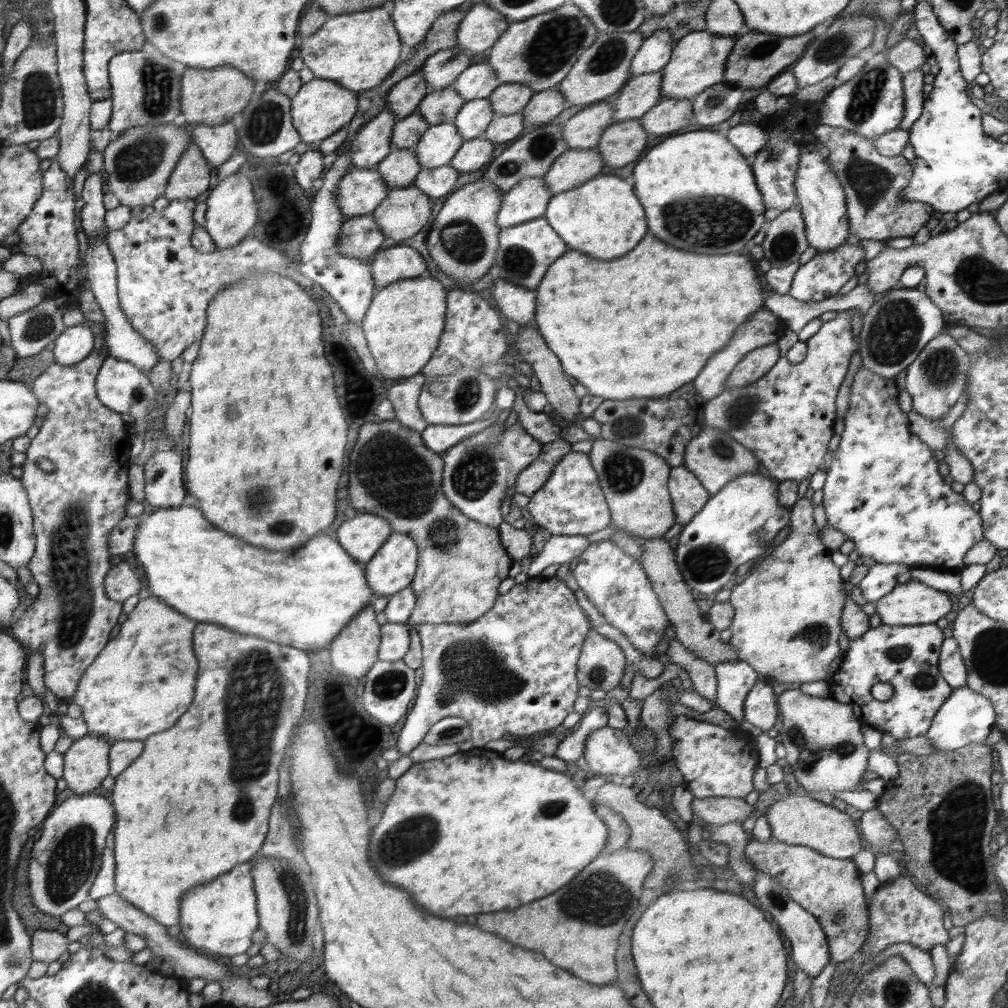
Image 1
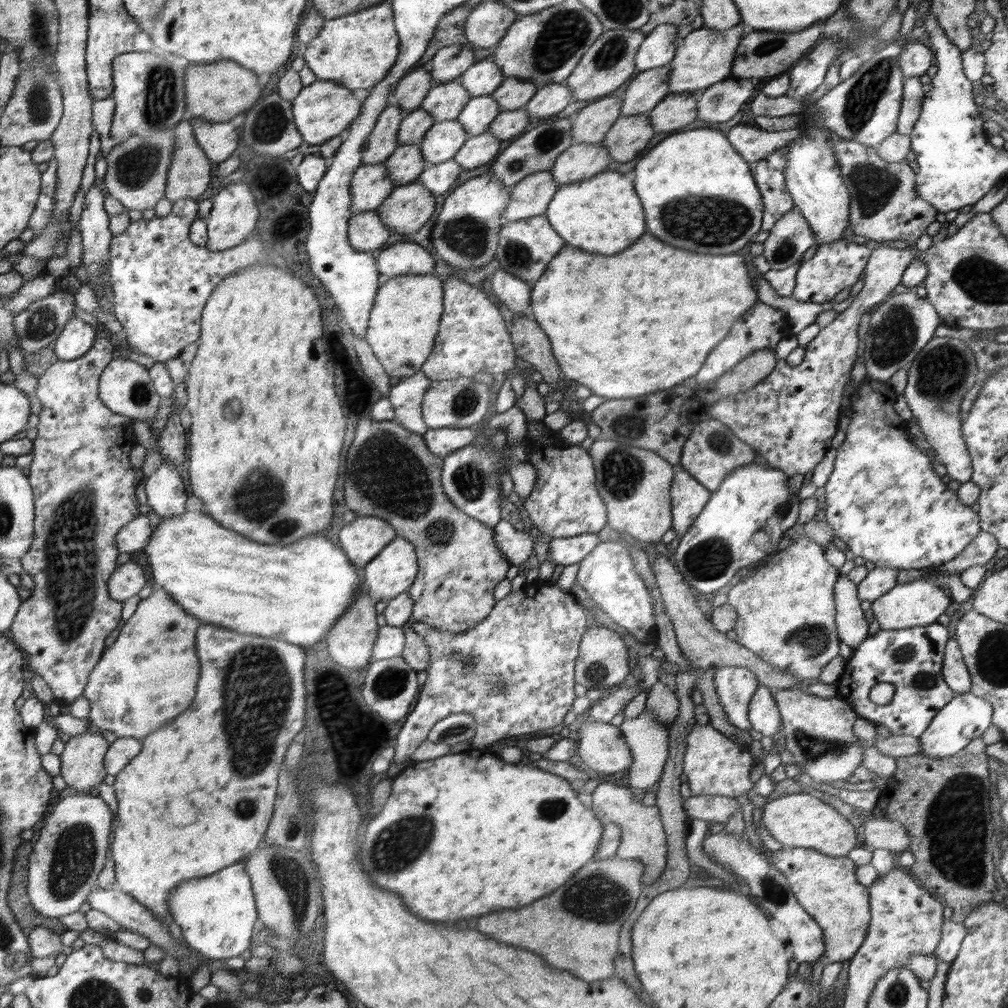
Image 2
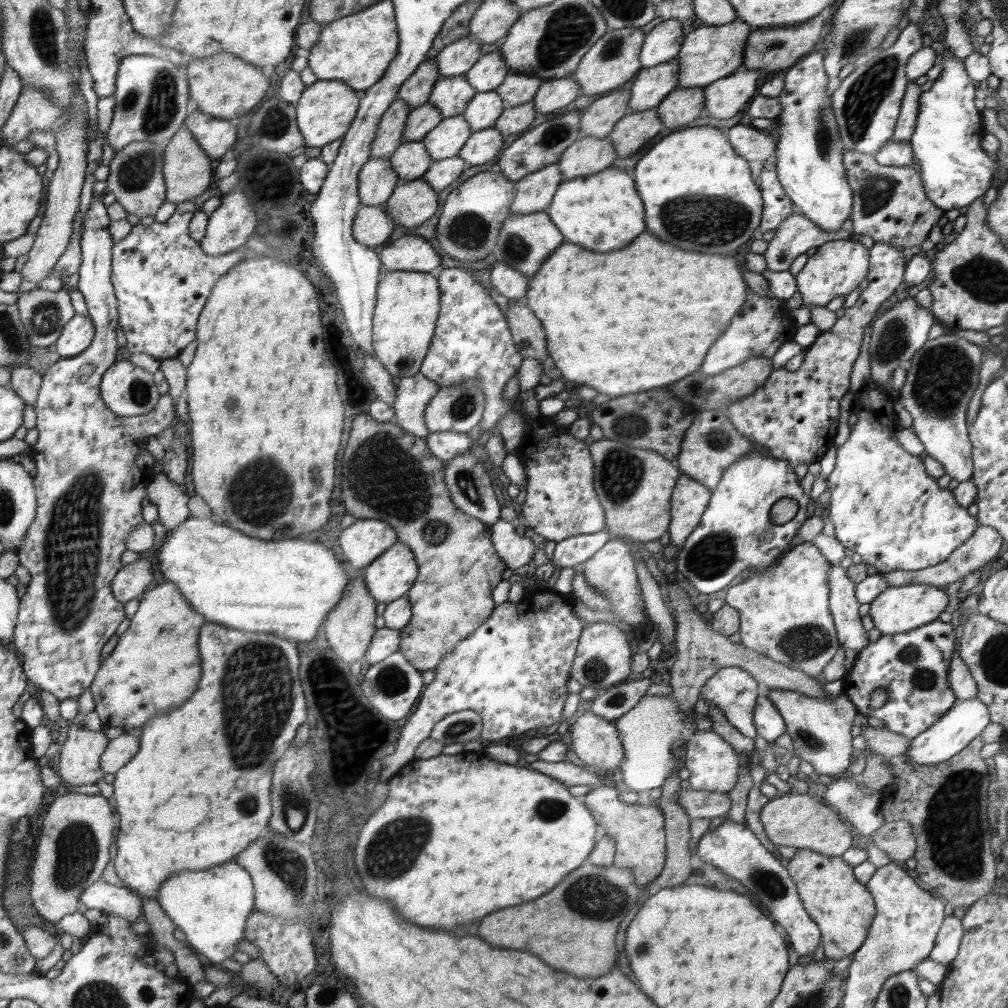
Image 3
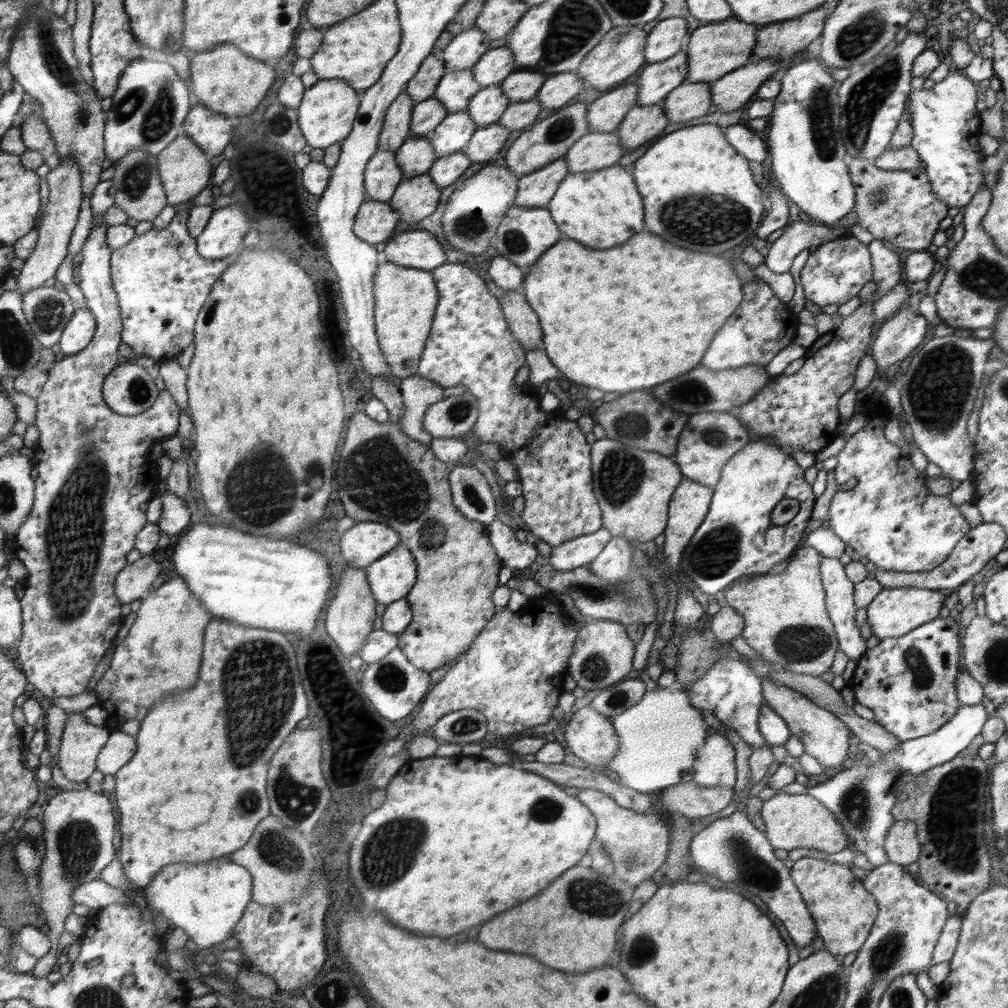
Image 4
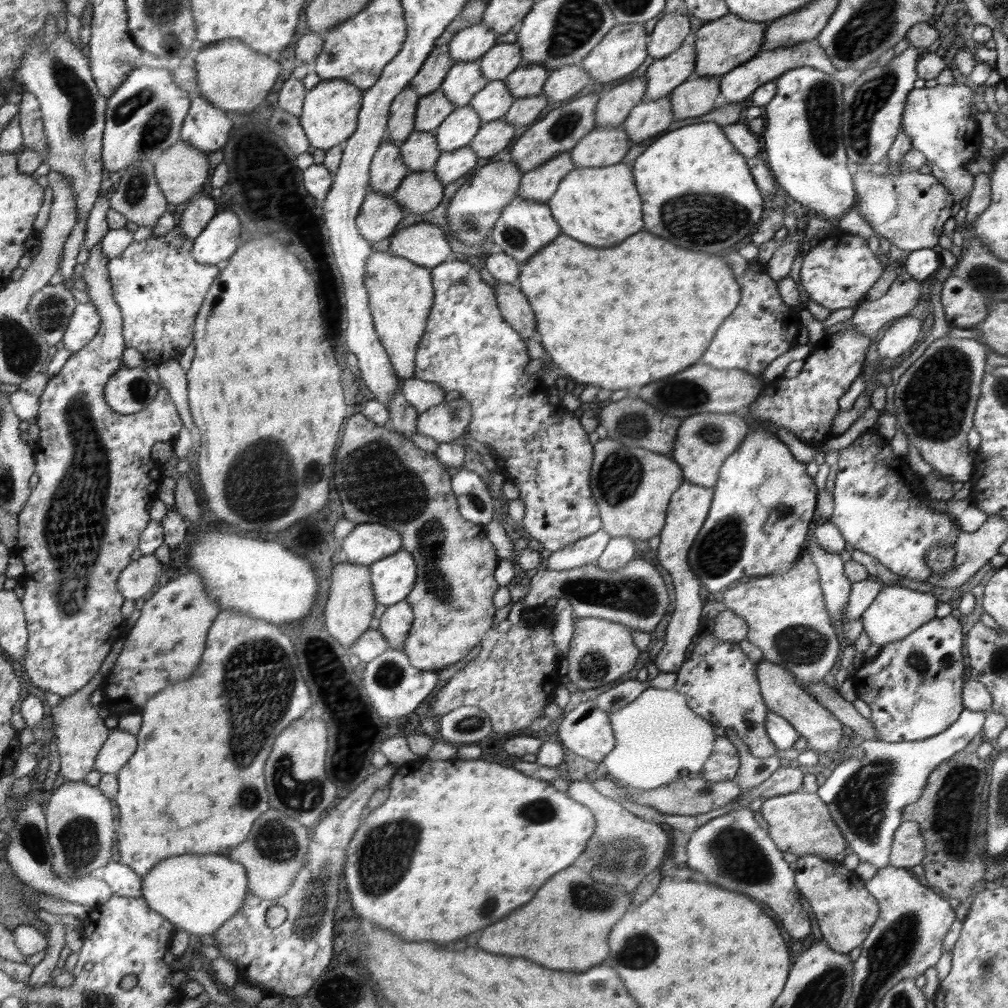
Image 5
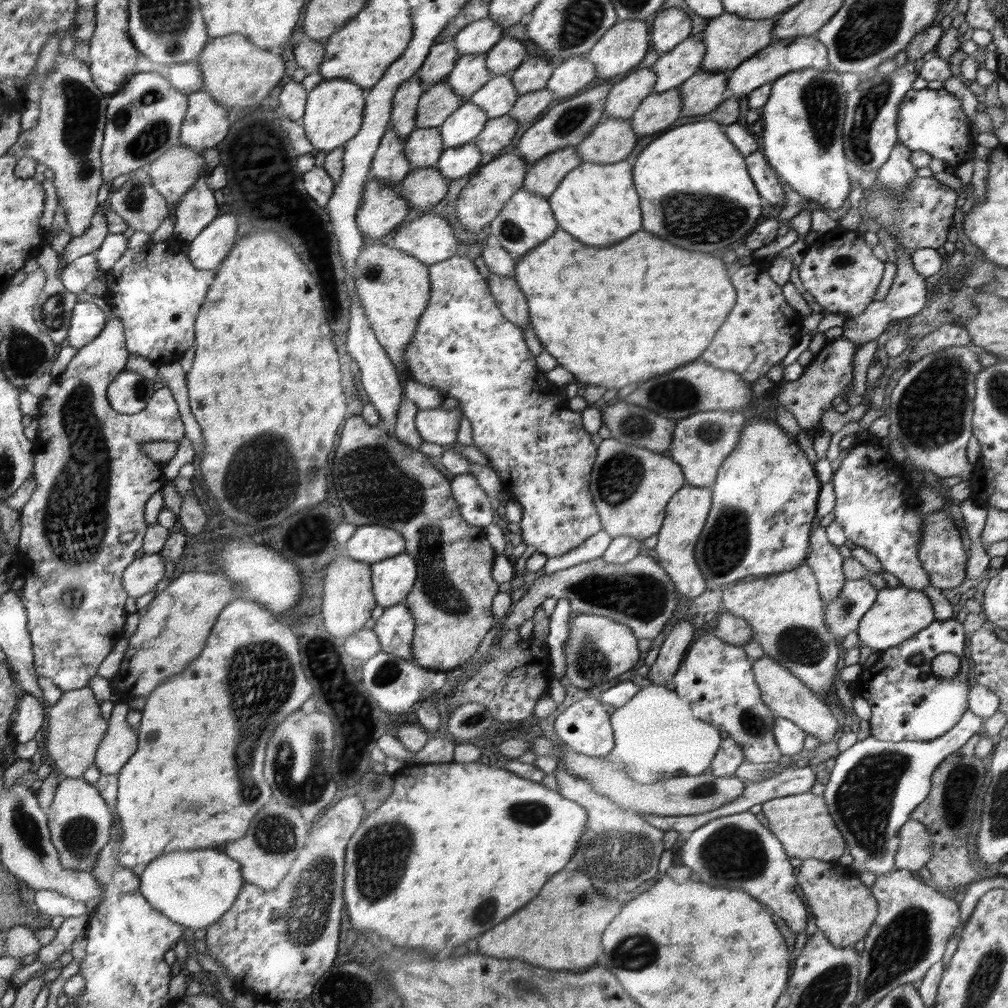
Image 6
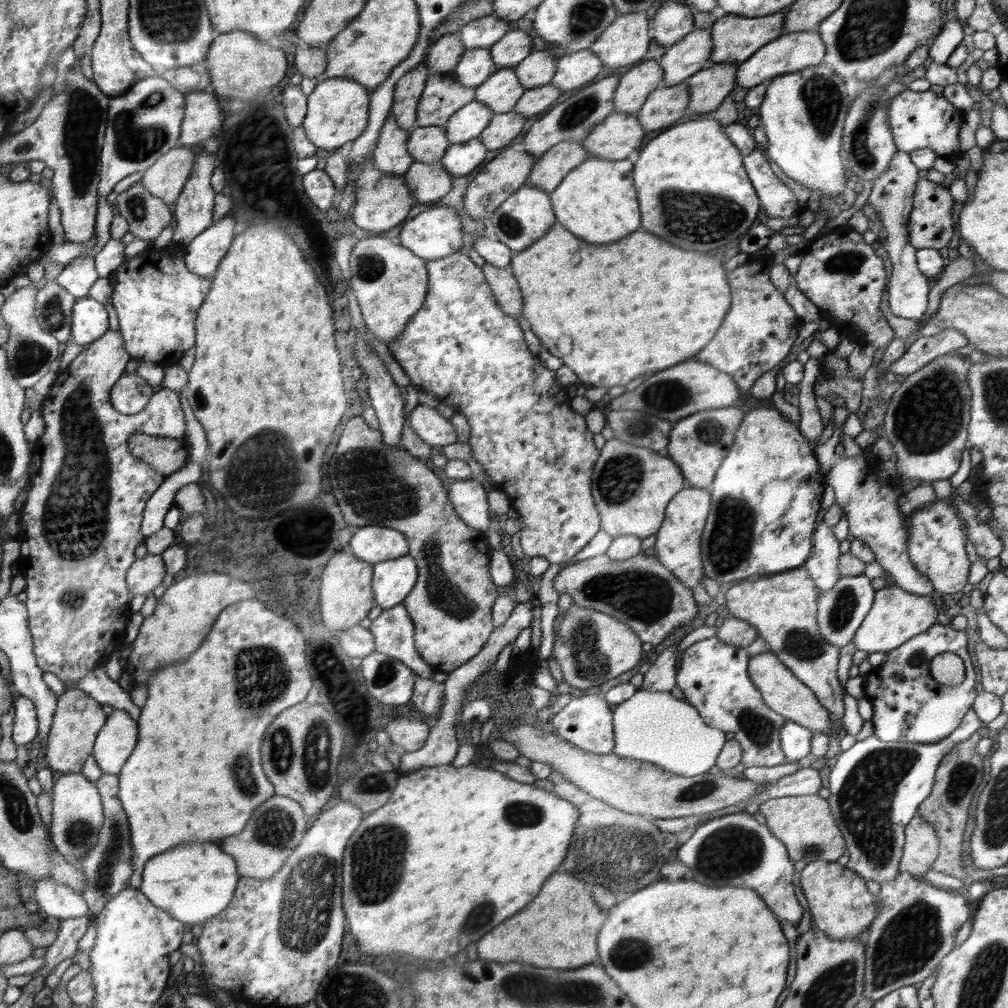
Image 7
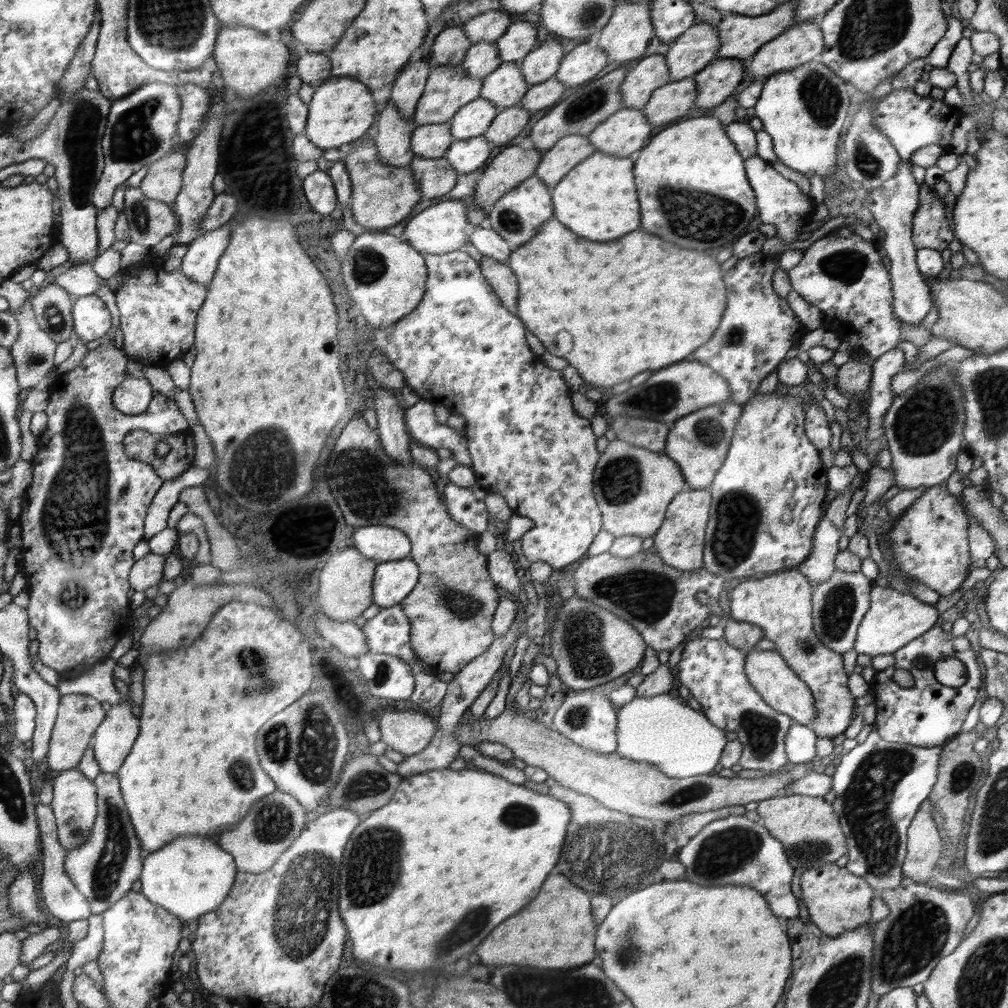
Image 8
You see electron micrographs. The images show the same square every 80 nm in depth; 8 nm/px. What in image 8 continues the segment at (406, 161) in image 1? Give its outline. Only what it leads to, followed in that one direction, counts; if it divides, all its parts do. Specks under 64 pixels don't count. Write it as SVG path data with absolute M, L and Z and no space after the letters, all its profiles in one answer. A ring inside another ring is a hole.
M449 122L427 124L413 131L412 149L416 158L440 158L445 156L453 141Z

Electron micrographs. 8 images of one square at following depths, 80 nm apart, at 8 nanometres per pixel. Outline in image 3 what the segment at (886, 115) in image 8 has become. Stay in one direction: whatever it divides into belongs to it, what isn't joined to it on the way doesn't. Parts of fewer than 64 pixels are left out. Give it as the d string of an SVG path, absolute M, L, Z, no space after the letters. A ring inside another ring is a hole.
M944 46L940 54L942 73L933 87L920 96L920 110L909 143L915 161L920 164L919 177L926 196L945 212L968 206L982 197L991 187L994 172L1000 166L980 147L987 131L982 124L981 112L975 106L976 83L966 74L964 62L956 59L950 49Z

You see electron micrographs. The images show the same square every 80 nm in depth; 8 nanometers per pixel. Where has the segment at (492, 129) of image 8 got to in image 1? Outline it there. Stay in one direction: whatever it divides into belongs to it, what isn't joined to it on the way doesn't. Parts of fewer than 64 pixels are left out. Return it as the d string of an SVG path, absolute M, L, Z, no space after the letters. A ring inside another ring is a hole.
M483 136L470 139L463 141L449 164L459 174L474 174L479 169L483 170L494 159L498 150L491 140Z

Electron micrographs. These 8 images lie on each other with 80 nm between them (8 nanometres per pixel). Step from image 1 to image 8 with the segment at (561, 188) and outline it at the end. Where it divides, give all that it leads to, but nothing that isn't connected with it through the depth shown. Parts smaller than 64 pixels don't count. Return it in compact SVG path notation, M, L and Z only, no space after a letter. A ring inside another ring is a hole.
M622 108L600 123L587 137L597 151L629 157L648 143L652 128L642 109Z

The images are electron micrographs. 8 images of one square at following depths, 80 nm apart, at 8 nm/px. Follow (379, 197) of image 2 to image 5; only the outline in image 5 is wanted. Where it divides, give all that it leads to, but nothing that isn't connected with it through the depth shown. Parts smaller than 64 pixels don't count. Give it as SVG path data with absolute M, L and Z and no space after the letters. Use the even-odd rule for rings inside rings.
M384 139L373 156L369 169L369 188L383 195L393 195L408 177L408 166L401 156L401 144Z

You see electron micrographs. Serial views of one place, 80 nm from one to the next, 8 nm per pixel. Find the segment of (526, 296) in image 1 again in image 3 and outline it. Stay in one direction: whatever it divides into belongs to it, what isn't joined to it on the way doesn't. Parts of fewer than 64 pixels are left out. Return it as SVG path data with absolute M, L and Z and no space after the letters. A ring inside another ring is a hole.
M496 262L491 267L490 276L492 286L498 294L502 294L512 301L524 301L530 279L526 275L503 262Z

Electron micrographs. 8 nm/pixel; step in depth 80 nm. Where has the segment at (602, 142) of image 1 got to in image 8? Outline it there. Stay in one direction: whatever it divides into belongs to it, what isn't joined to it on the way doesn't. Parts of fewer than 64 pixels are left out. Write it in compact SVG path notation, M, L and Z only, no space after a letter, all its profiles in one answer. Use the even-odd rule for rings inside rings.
M694 75L669 82L653 90L650 101L642 108L642 112L653 127L668 124L688 113L696 101L696 94Z

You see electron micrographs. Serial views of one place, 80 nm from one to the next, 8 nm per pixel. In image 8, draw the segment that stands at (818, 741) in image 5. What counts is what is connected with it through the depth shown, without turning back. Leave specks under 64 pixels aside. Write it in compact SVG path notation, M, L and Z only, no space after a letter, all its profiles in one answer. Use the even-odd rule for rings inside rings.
M752 649L747 651L745 673L750 684L774 710L791 716L800 724L808 725L817 715L814 697L809 686L786 664L775 651Z

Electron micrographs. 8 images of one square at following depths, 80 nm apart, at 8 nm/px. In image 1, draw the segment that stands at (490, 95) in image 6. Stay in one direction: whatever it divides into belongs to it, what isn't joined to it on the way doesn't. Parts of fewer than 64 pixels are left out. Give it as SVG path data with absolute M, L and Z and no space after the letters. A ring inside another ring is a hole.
M478 98L465 102L453 123L458 129L458 134L467 141L482 137L494 115L488 99Z

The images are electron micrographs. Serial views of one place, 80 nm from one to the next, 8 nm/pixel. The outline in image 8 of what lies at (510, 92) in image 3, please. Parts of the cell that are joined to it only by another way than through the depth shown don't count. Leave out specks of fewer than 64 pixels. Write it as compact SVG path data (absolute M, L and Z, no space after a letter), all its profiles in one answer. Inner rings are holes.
M555 39L538 45L520 61L520 72L529 86L540 84L555 77L564 55L561 44Z

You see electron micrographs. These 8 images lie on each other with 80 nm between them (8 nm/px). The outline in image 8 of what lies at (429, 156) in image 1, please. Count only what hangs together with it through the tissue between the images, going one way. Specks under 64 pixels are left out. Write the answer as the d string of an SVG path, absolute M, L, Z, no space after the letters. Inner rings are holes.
M478 98L458 110L448 122L453 140L464 140L484 135L499 110L484 98Z

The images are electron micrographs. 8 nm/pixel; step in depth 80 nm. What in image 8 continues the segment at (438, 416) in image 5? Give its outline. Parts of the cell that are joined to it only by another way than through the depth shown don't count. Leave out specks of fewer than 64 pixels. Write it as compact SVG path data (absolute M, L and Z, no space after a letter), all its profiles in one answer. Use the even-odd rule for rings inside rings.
M418 401L406 412L406 424L410 434L417 442L433 450L449 448L455 459L464 465L471 466L472 459L467 449L467 440L458 431L440 423L435 417L435 405L428 401Z

